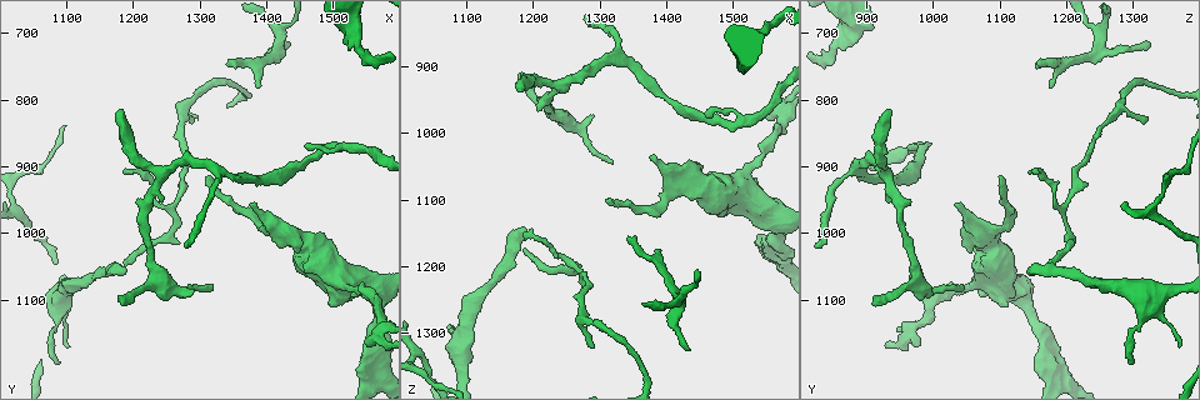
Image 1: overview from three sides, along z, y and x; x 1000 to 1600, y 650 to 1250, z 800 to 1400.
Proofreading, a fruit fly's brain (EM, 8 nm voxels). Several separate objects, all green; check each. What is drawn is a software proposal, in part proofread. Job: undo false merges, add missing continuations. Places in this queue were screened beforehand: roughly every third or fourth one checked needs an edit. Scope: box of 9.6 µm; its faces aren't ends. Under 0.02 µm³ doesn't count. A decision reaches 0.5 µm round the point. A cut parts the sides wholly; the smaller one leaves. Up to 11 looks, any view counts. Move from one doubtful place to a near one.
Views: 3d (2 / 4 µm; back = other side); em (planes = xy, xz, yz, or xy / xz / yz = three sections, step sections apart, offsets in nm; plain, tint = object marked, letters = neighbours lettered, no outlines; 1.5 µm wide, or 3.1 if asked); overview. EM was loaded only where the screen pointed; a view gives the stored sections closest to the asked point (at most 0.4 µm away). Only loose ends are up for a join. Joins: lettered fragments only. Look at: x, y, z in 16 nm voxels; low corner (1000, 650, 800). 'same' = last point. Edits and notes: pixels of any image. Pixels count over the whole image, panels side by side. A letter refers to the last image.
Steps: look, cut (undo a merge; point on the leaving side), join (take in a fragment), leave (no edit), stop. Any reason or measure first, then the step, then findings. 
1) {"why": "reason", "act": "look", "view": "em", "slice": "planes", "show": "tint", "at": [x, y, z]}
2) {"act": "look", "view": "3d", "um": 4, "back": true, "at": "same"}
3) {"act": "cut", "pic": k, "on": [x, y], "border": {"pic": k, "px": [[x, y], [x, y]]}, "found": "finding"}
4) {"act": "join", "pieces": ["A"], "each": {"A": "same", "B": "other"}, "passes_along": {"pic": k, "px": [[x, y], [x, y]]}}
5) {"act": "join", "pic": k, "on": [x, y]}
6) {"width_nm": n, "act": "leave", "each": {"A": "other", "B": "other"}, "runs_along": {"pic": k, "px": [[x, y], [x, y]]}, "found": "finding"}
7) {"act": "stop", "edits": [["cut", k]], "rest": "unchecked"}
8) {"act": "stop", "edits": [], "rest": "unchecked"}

{"act": "look", "view": "3d", "um": 2, "at": [1180, 815, 940]}

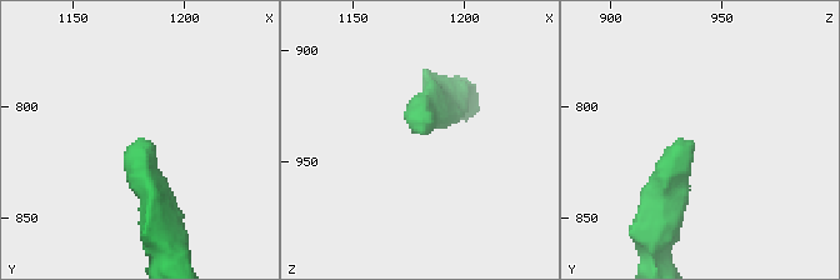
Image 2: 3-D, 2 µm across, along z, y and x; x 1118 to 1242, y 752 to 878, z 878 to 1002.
{"why": "need the tissue", "act": "look", "view": "em", "slice": "xy", "step": 4, "show": "tint", "at": [1178, 816, 937]}

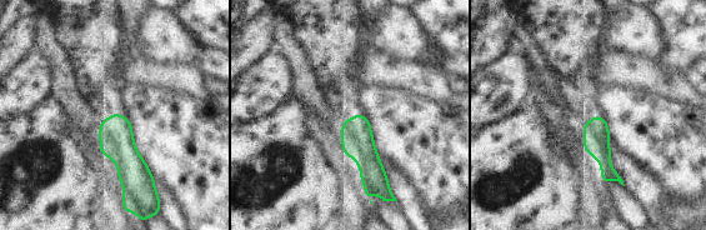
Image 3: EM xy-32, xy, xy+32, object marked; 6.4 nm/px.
{"act": "look", "view": "em", "slice": "planes", "show": "letters", "at": "same"}

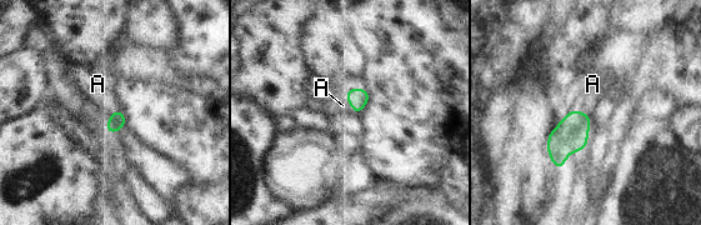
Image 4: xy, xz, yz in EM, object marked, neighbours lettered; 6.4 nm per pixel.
{"act": "join", "pic": 4, "on": [343, 105], "each": {"A": "same"}, "passes_along": {"pic": 4, "px": [[357, 98], [349, 101], [343, 105]]}, "found": "it goes on there"}

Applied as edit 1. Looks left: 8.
{"act": "look", "view": "overview"}

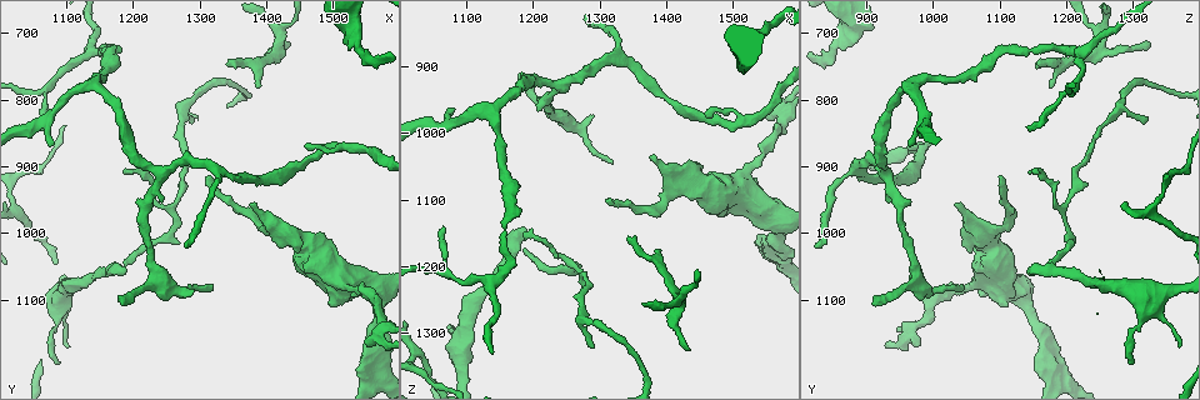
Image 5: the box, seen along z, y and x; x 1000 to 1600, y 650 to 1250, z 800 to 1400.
{"why": "abrupt turn", "act": "look", "view": "3d", "um": 2, "at": [1255, 1000, 1200]}

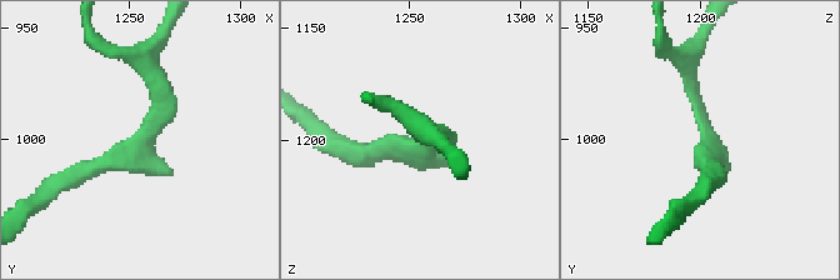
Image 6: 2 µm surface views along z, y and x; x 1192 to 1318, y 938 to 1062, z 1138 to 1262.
{"act": "look", "view": "em", "slice": "planes", "show": "tint", "at": [1260, 997, 1204]}

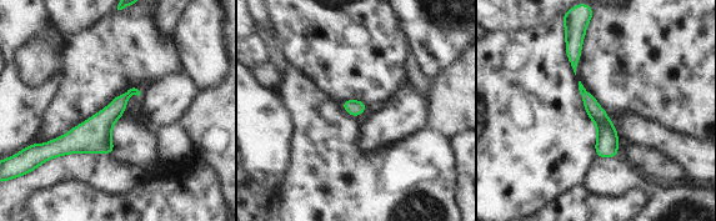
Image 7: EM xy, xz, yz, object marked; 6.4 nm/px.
{"act": "look", "view": "em", "slice": "planes", "show": "letters", "at": "same"}

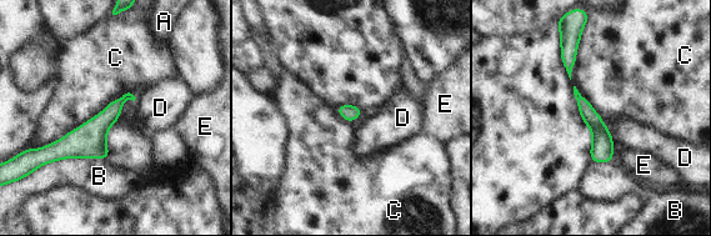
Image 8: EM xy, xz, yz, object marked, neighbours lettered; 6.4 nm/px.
{"longest_contact_nm": ["C", 700], "act": "leave", "each": {"A": "other", "B": "other", "C": "other", "D": "other", "E": "other"}, "found": "continuous, no second neuron"}

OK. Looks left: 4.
{"why": "branch stops here", "act": "look", "view": "3d", "um": 4, "at": [1325, 1080, 1050]}

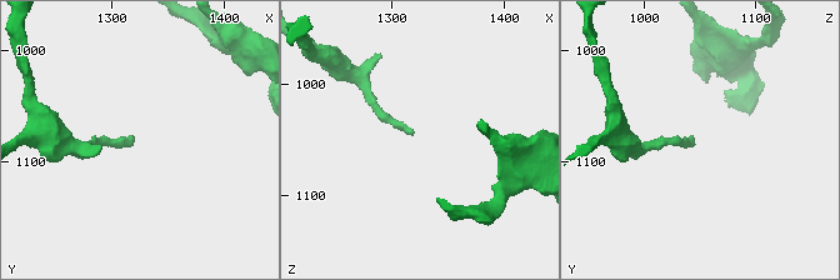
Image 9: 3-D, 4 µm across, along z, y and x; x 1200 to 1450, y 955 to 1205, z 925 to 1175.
{"act": "look", "view": "em", "slice": "planes", "show": "letters", "at": [1318, 1078, 1046]}

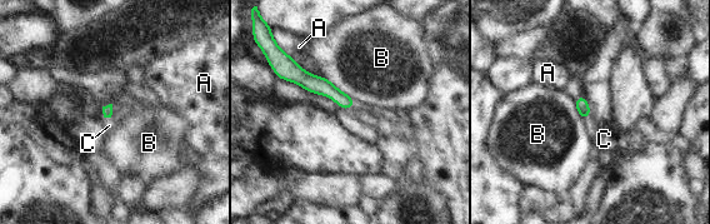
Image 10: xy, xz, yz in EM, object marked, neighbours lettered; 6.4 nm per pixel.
{"act": "join", "pic": 10, "on": [109, 125], "each": {"A": "other", "B": "other", "C": "same"}, "passes_along": {"pic": 10, "px": [[106, 110], [108, 117], [109, 125]]}, "found": "the neuron continues"}

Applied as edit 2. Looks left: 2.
{"why": "redraw", "act": "look", "view": "overview"}

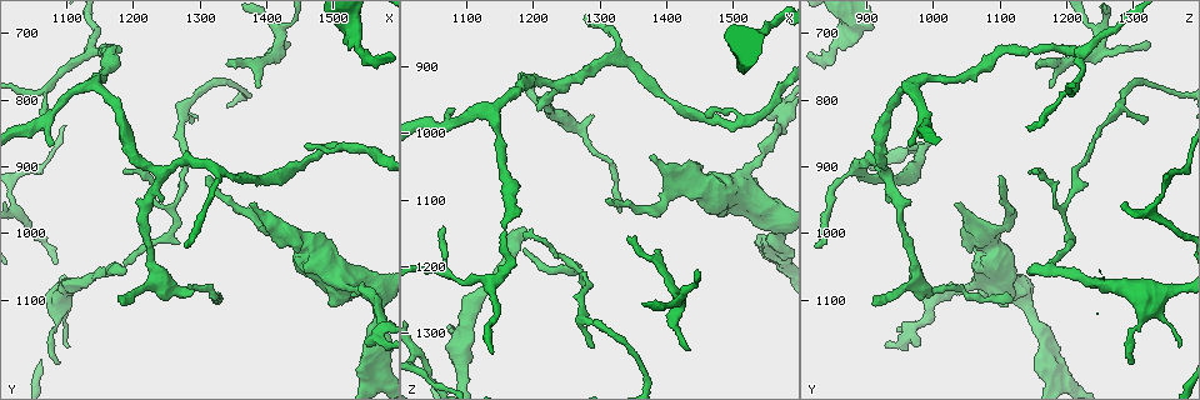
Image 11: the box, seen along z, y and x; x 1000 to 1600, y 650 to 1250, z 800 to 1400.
{"act": "look", "view": "em", "slice": "planes", "show": "letters", "at": [1500, 1110, 1100]}

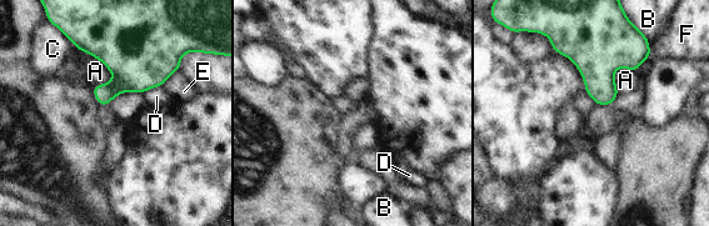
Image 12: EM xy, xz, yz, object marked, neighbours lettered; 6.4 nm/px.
{"act": "leave", "each": {"A": "other", "B": "other", "C": "other", "D": "other", "E": "other", "F": "other"}, "border": {"pic": 12, "px": [[76, 48], [95, 56], [113, 79]]}, "found": "none of them fits"}

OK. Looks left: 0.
{"act": "stop", "edits": [["join", 4], ["join", 10]], "rest": "unchecked"}

